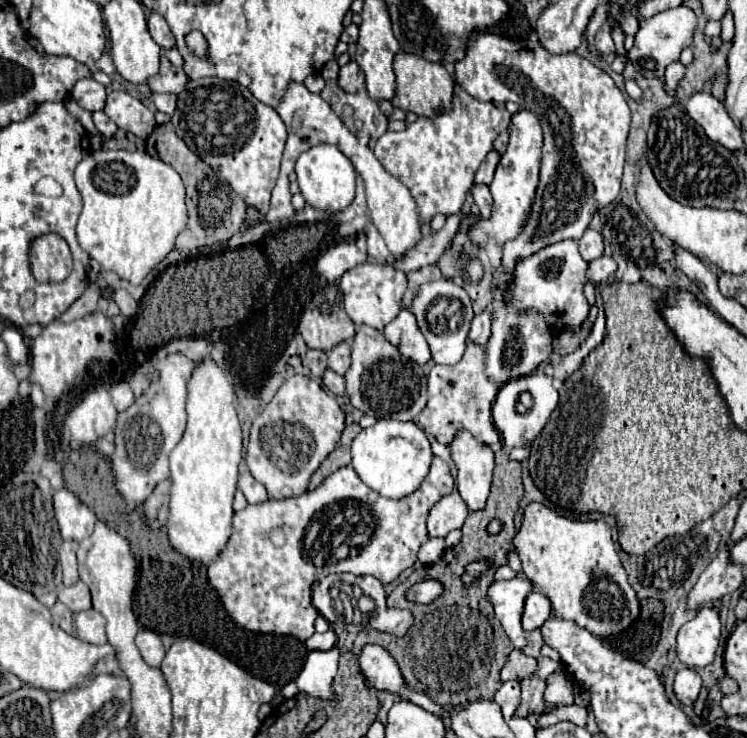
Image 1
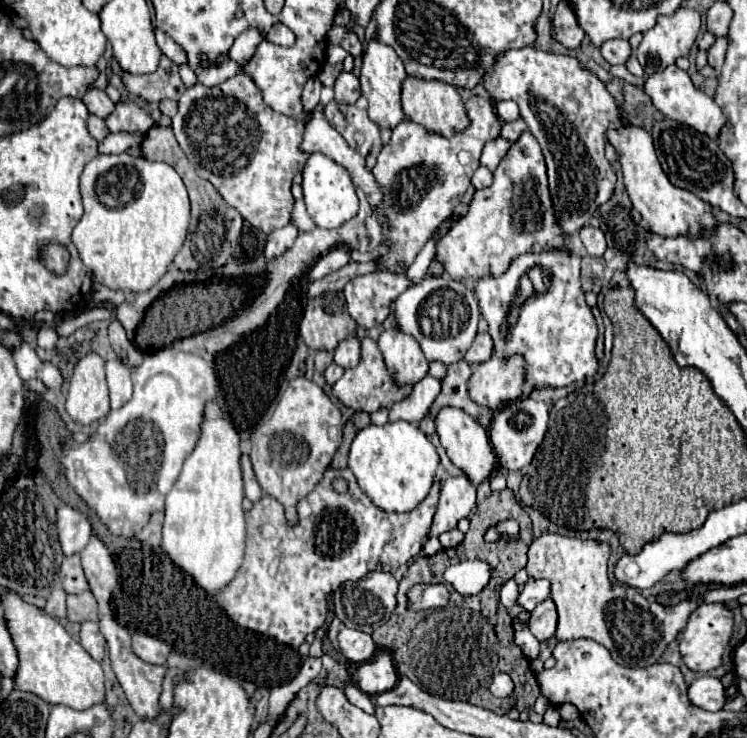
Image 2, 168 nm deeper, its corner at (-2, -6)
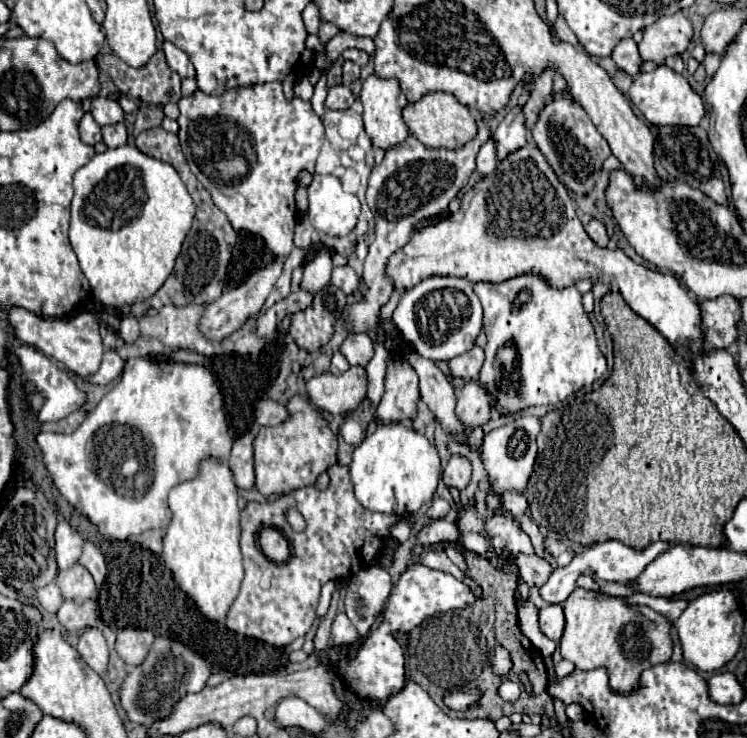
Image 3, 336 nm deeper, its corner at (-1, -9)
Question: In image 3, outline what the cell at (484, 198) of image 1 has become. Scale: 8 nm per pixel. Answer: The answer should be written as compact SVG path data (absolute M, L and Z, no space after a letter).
M489 140L487 144L481 146L479 154L477 154L477 172L481 178L489 176L497 166L497 160L495 160L495 148L493 148L493 140Z

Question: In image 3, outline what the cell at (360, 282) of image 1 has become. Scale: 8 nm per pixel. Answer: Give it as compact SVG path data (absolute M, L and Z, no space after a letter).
M343 266L343 268L335 268L333 270L333 278L331 284L339 290L343 290L345 294L355 294L357 290L361 290L361 278L353 272L353 268Z

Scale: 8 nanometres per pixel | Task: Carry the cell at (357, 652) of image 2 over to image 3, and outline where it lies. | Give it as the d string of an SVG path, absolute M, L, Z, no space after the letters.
M345 614L335 616L333 628L331 628L331 640L335 646L351 646L359 640L357 628L353 628L353 624L349 622L349 618Z

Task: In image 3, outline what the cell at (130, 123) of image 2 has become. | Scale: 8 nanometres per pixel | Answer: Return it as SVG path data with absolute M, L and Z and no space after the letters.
M123 122L119 124L109 124L109 126L103 126L103 142L109 146L109 148L117 148L121 144L127 144L127 128Z

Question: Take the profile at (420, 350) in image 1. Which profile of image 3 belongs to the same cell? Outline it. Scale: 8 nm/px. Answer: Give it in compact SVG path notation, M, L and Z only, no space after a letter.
M391 352L387 358L385 394L377 408L381 424L407 422L417 416L419 402L419 376L415 368L401 356Z

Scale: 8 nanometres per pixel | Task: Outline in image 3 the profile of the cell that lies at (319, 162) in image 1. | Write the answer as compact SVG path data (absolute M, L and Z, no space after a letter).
M313 174L313 182L307 192L307 218L315 230L329 236L345 236L355 228L361 204L355 194L345 194L337 176Z

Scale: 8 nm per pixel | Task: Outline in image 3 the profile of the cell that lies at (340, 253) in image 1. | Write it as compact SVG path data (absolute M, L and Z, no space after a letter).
M323 250L319 254L315 254L303 268L303 280L301 280L301 288L309 290L309 292L319 292L321 288L325 288L331 280L331 272L333 272L333 260L331 260L331 252Z

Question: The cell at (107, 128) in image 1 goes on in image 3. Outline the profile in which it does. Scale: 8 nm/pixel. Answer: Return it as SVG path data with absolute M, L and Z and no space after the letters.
M89 112L79 122L79 132L81 132L81 140L89 146L101 142L101 126L93 120L93 116L89 116Z

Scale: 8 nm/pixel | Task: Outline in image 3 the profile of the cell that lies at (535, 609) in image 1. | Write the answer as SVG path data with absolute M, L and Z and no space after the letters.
M551 604L551 606L545 606L539 610L539 626L541 626L541 632L559 642L561 638L561 632L563 632L563 626L565 626L565 616L563 616L563 608L559 604Z

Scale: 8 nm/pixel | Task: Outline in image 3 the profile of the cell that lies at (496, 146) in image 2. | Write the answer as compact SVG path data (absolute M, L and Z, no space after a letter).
M511 108L509 114L503 118L499 128L493 132L493 142L497 150L497 162L501 162L507 154L519 150L525 144L525 126L523 126L523 112L521 108Z

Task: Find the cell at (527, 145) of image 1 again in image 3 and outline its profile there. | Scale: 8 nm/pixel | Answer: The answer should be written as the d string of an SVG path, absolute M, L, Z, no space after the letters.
M525 144L523 148L509 154L503 162L497 164L495 172L483 180L479 180L471 194L469 190L461 198L461 208L457 214L451 214L449 218L437 222L435 226L427 226L413 234L413 240L397 254L389 258L387 276L391 278L395 288L409 290L421 280L429 276L457 276L465 280L475 282L503 282L513 276L525 274L525 272L537 272L543 274L549 284L555 288L573 286L581 278L591 278L595 282L615 282L619 284L619 290L629 304L633 312L637 312L641 318L645 318L649 324L653 324L663 338L675 348L685 350L691 354L703 354L707 350L705 330L701 326L701 308L697 300L689 296L689 292L679 284L679 280L673 274L661 274L657 270L645 268L637 262L633 262L629 256L623 254L623 250L607 250L597 248L593 240L589 240L587 232L583 230L577 214L575 204L565 190L565 186L557 180L553 168L549 168L545 156L541 156L537 146Z

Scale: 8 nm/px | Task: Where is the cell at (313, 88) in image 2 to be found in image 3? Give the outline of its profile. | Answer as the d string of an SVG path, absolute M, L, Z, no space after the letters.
M301 78L297 84L295 84L295 96L299 96L301 100L309 102L313 98L313 84L309 82L309 78Z

